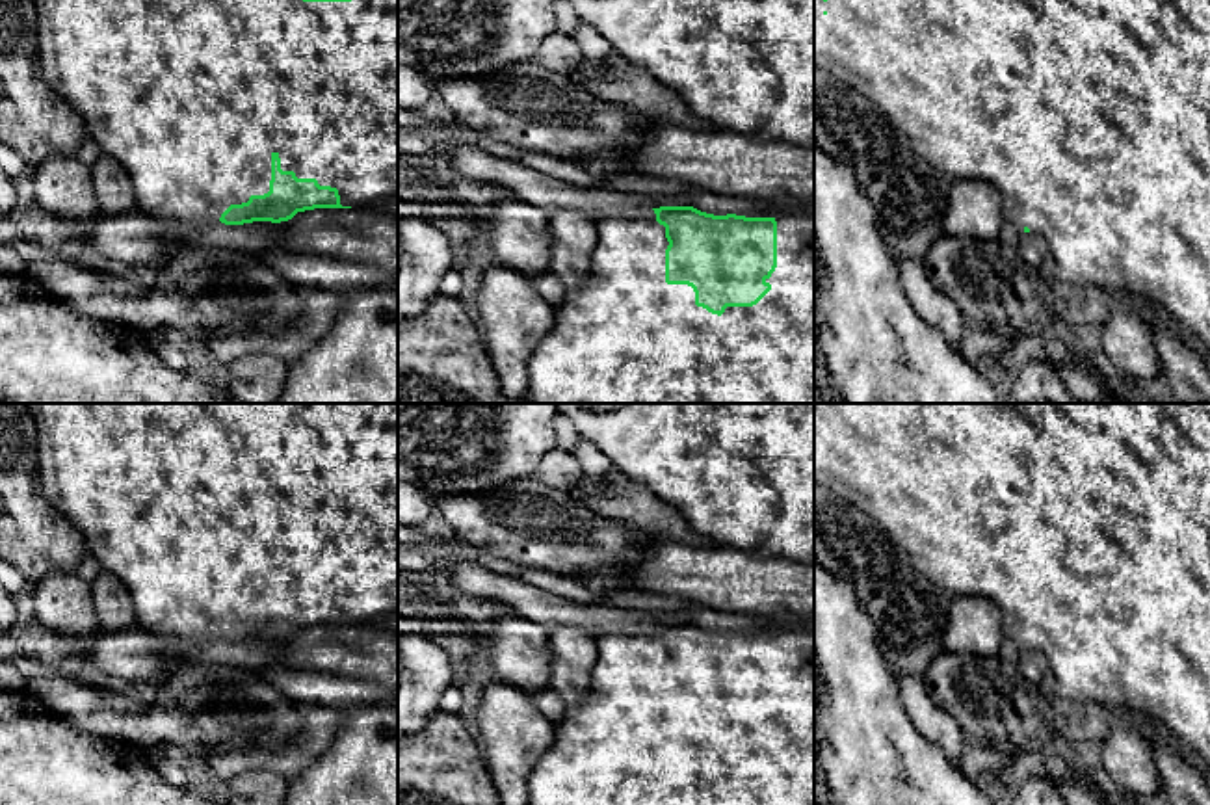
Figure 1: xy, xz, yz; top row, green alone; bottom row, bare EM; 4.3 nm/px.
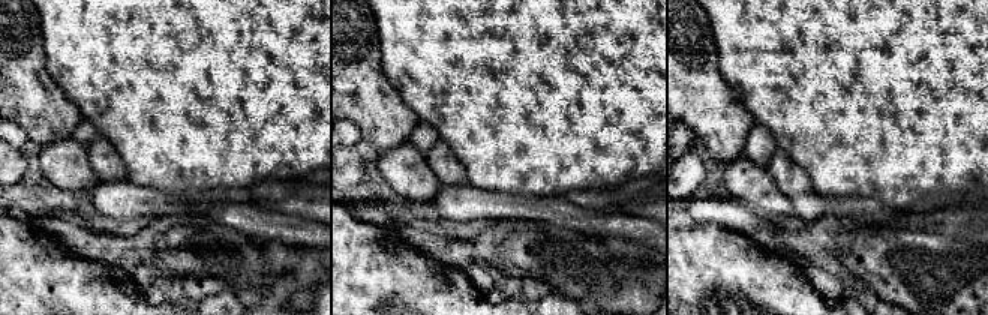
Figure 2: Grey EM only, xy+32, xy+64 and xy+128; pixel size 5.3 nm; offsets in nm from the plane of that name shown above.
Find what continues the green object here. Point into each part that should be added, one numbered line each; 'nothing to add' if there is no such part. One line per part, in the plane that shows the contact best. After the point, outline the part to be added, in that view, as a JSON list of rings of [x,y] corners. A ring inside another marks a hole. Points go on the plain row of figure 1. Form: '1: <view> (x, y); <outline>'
1: xz (625, 744); [[[792,627],[777,632],[777,684],[766,699],[771,706],[753,723],[727,723],[721,732],[695,721],[695,708],[688,701],[665,699],[665,643],[656,636],[630,636],[608,632],[595,640],[598,658],[591,671],[585,699],[567,706],[565,718],[556,725],[552,747],[533,766],[528,805],[814,805],[814,627]]]

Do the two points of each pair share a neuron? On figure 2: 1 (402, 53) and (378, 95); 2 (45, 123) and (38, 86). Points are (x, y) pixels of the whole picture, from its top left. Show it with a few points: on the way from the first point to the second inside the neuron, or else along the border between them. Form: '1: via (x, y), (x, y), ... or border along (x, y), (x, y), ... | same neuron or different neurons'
1: border along (378, 42), (383, 72), (408, 105) | different neurons
2: via (45, 114), (38, 104), (38, 95) | same neuron

